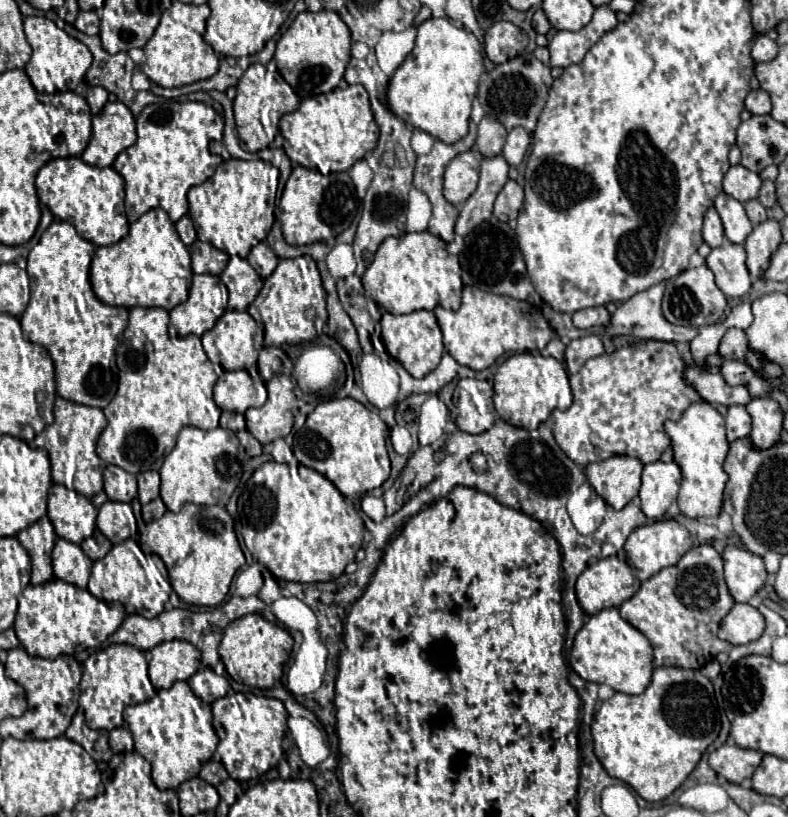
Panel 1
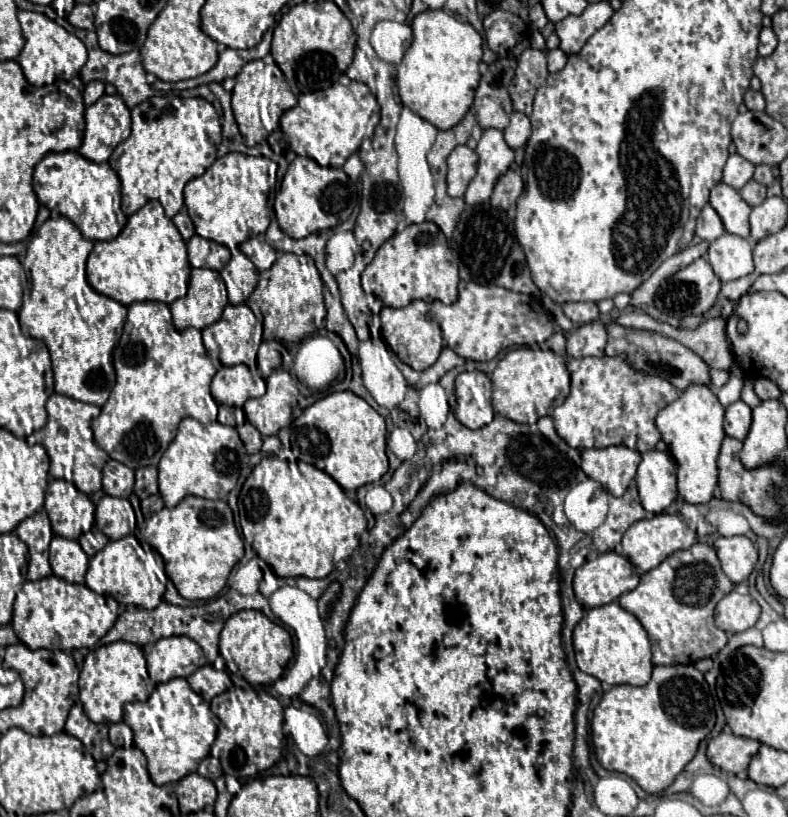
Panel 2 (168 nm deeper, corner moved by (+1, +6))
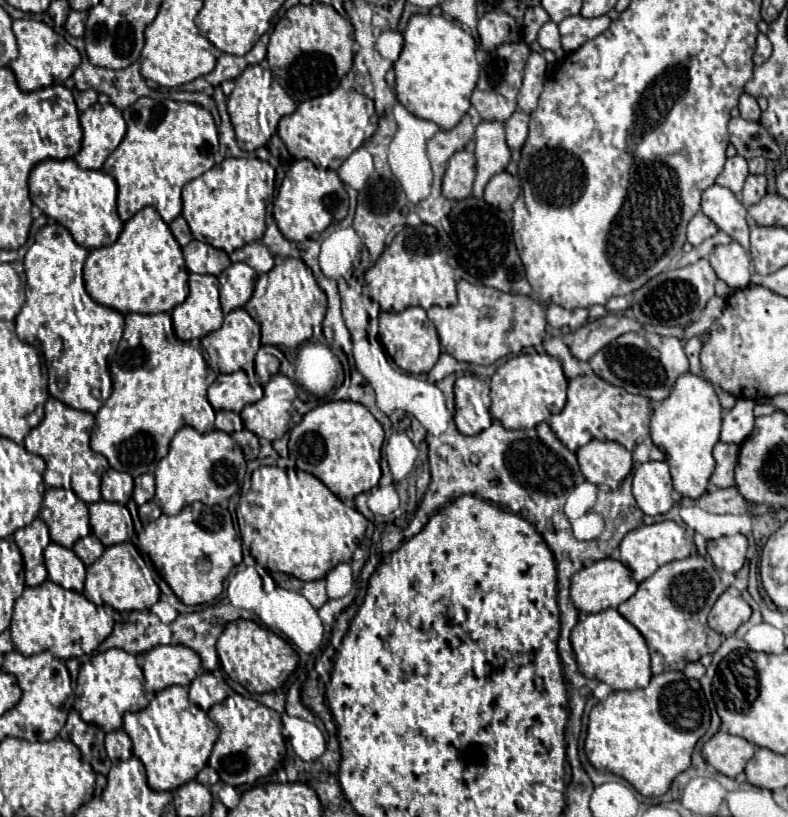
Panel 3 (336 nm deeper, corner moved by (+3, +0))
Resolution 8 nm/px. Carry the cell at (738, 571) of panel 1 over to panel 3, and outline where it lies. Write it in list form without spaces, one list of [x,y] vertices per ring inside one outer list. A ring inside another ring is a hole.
[[[736,533],[736,535],[730,535],[730,537],[710,539],[706,549],[708,549],[708,555],[718,569],[734,575],[736,571],[742,569],[742,565],[746,561],[748,541],[742,533]]]

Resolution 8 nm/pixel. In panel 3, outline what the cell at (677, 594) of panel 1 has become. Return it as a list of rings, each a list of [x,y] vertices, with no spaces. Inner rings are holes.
[[[688,557],[662,565],[652,577],[638,583],[638,591],[618,607],[618,613],[646,639],[654,675],[682,671],[686,663],[698,661],[706,653],[712,655],[720,647],[722,635],[708,627],[706,617],[724,589],[726,587],[722,585],[712,561],[704,557]]]

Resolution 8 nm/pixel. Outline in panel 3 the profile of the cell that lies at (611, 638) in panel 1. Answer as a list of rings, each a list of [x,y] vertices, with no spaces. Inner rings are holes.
[[[616,609],[584,615],[572,629],[570,641],[576,655],[578,671],[584,677],[608,683],[612,689],[642,689],[648,685],[652,677],[648,645],[640,631]]]

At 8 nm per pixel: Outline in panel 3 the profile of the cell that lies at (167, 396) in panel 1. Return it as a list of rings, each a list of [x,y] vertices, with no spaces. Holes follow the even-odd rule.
[[[128,313],[124,337],[116,351],[114,361],[110,363],[110,377],[112,377],[112,395],[96,413],[96,425],[90,433],[90,447],[104,455],[112,469],[130,473],[132,477],[140,477],[144,473],[154,473],[158,461],[166,457],[168,445],[174,433],[192,423],[198,433],[208,433],[214,429],[216,412],[206,399],[208,387],[216,381],[216,373],[206,365],[206,359],[200,351],[200,341],[182,341],[174,335],[171,315],[156,313],[140,315]]]

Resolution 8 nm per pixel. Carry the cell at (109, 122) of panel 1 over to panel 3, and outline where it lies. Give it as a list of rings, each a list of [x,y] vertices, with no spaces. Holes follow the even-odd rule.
[[[112,103],[92,105],[80,115],[80,127],[84,133],[82,149],[74,161],[84,169],[100,169],[106,157],[124,139],[126,123],[122,111]]]

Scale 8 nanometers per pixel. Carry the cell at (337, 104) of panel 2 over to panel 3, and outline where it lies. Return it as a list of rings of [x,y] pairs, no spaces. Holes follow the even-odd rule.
[[[338,87],[328,95],[300,103],[292,115],[280,119],[278,135],[292,157],[310,159],[322,169],[338,169],[352,151],[372,137],[377,124],[378,116],[372,99],[354,89],[344,91]]]

